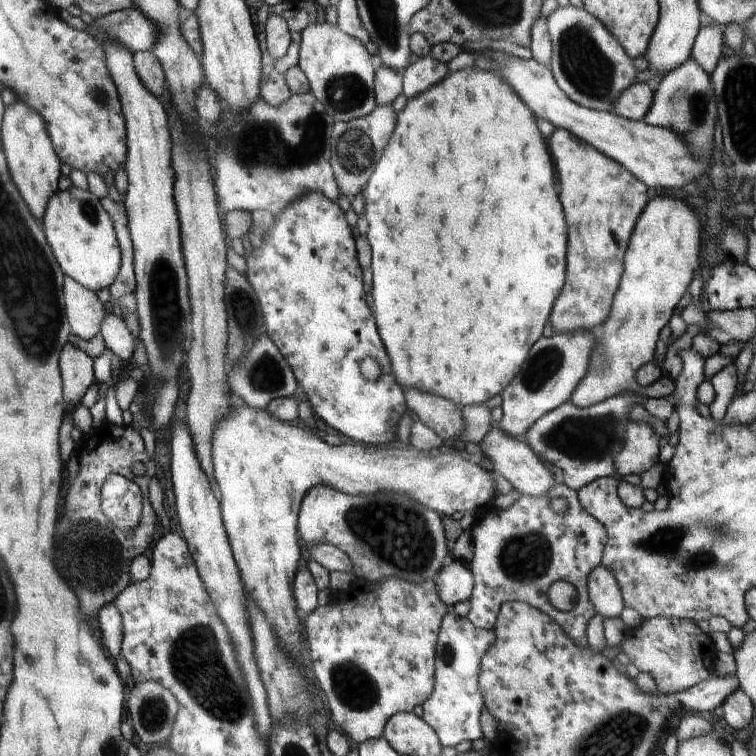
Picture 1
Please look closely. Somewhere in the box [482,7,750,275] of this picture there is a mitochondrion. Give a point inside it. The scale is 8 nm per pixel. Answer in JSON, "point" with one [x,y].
{"point":[587,66]}

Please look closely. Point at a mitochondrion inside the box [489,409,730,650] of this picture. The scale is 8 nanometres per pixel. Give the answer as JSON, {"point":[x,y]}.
{"point":[586,438]}

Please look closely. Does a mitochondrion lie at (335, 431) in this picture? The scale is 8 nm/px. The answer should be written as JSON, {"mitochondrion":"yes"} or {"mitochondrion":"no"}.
{"mitochondrion":"no"}

